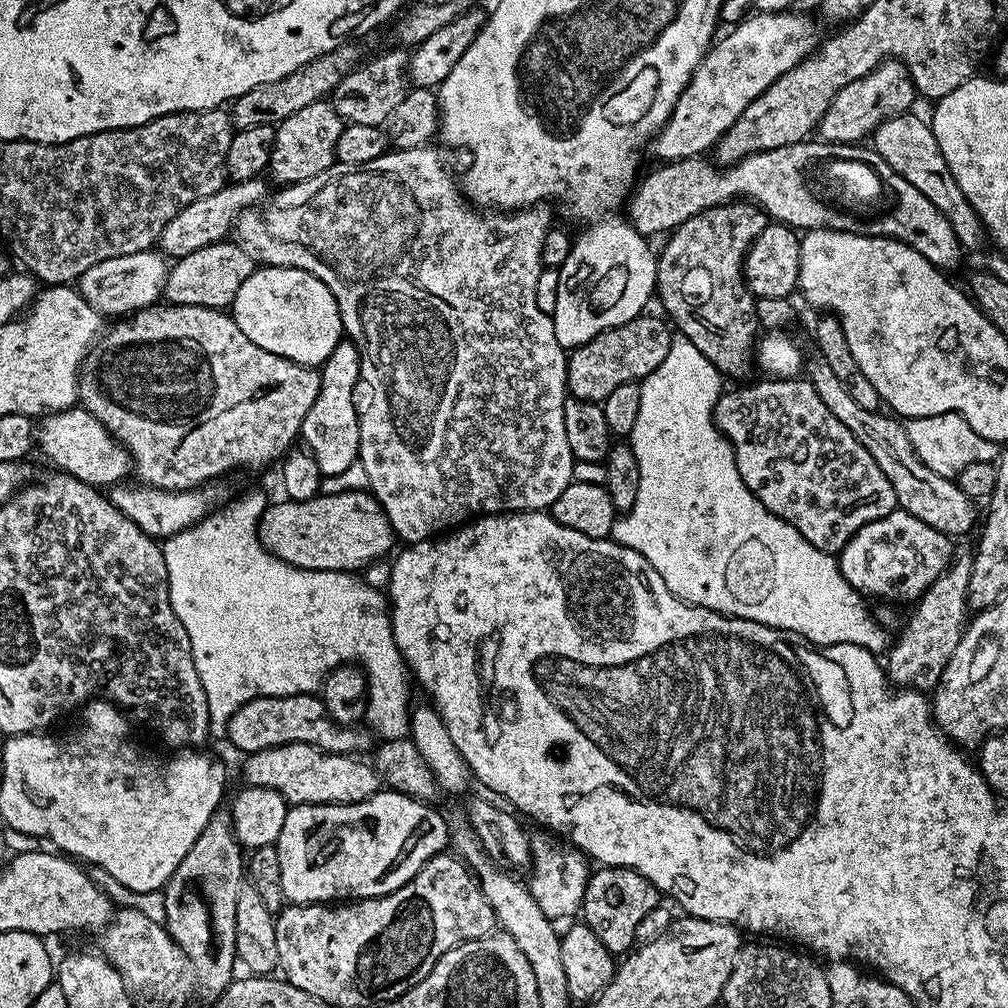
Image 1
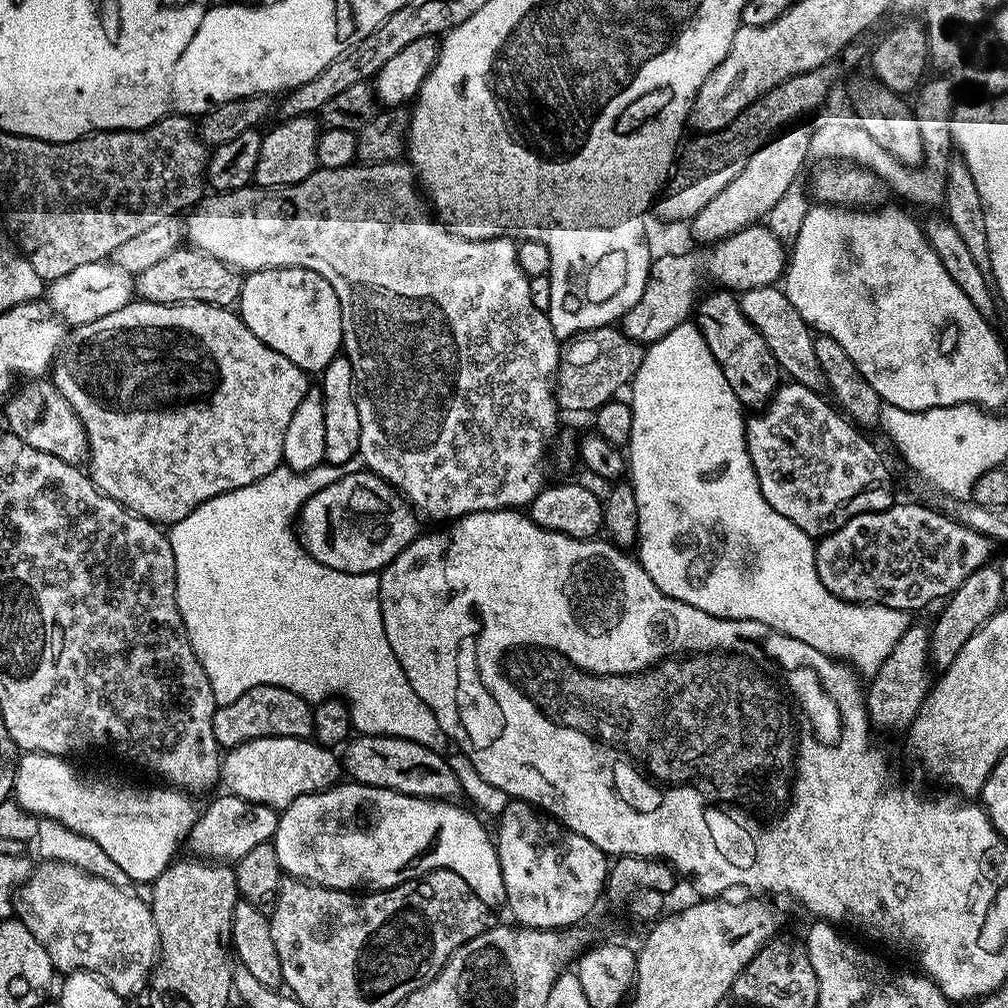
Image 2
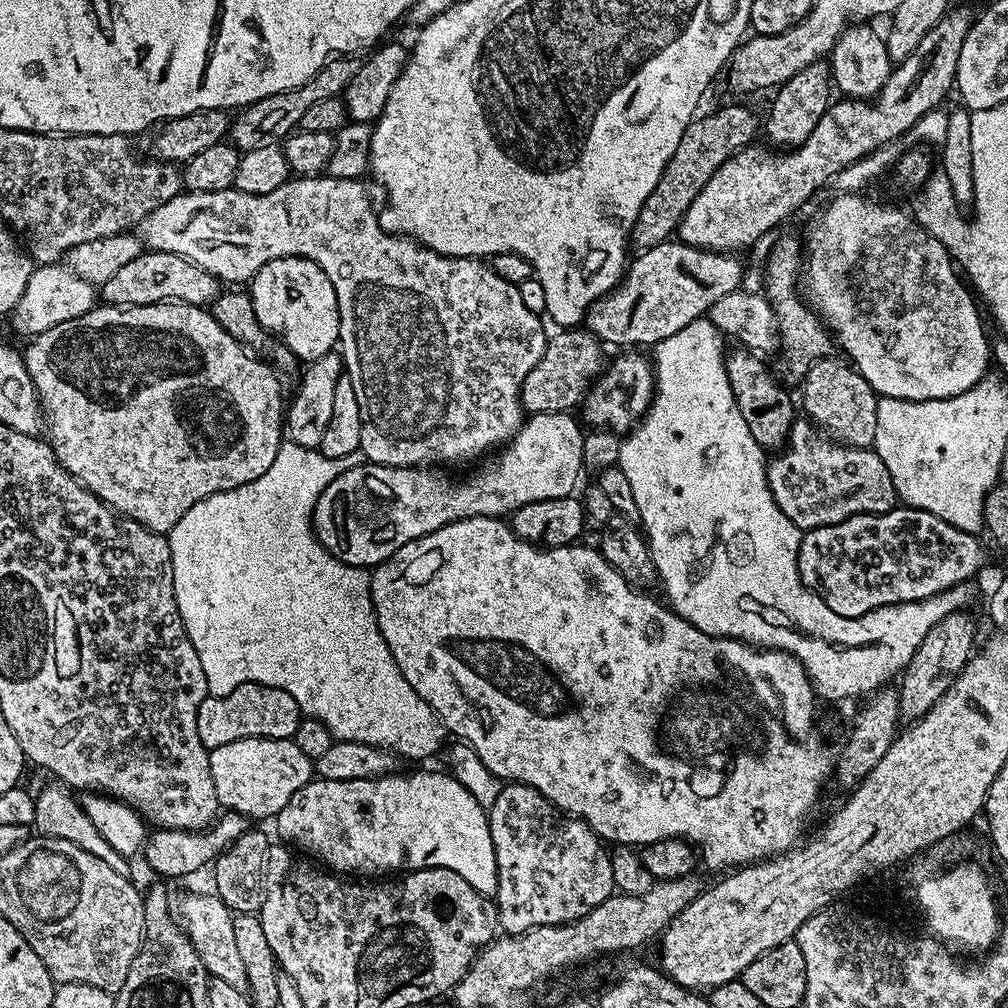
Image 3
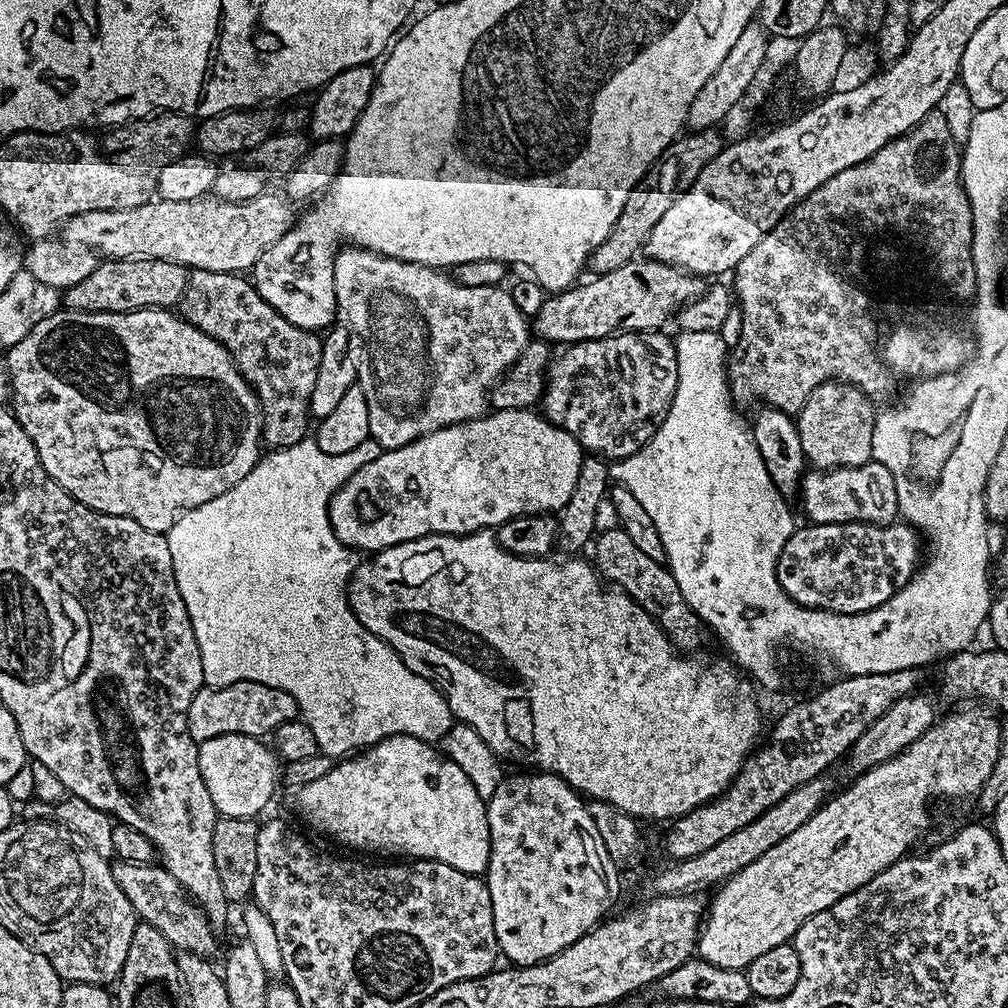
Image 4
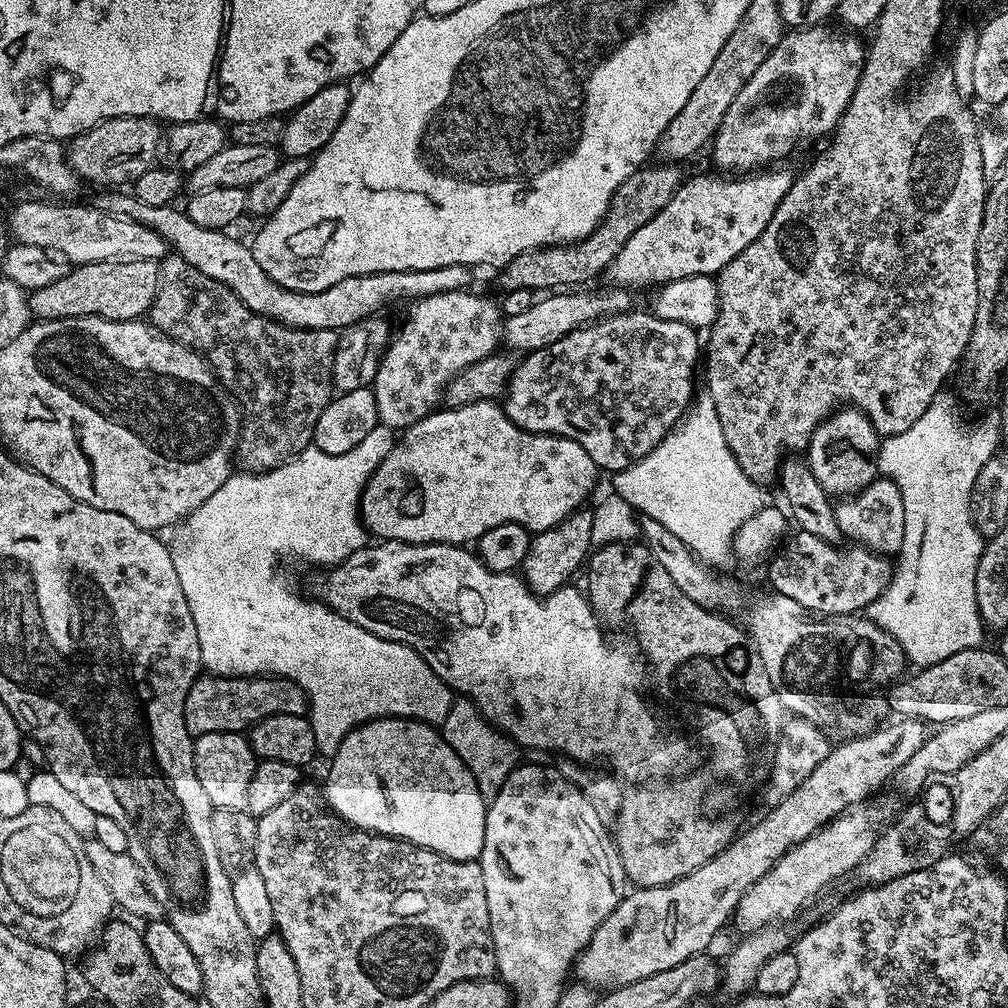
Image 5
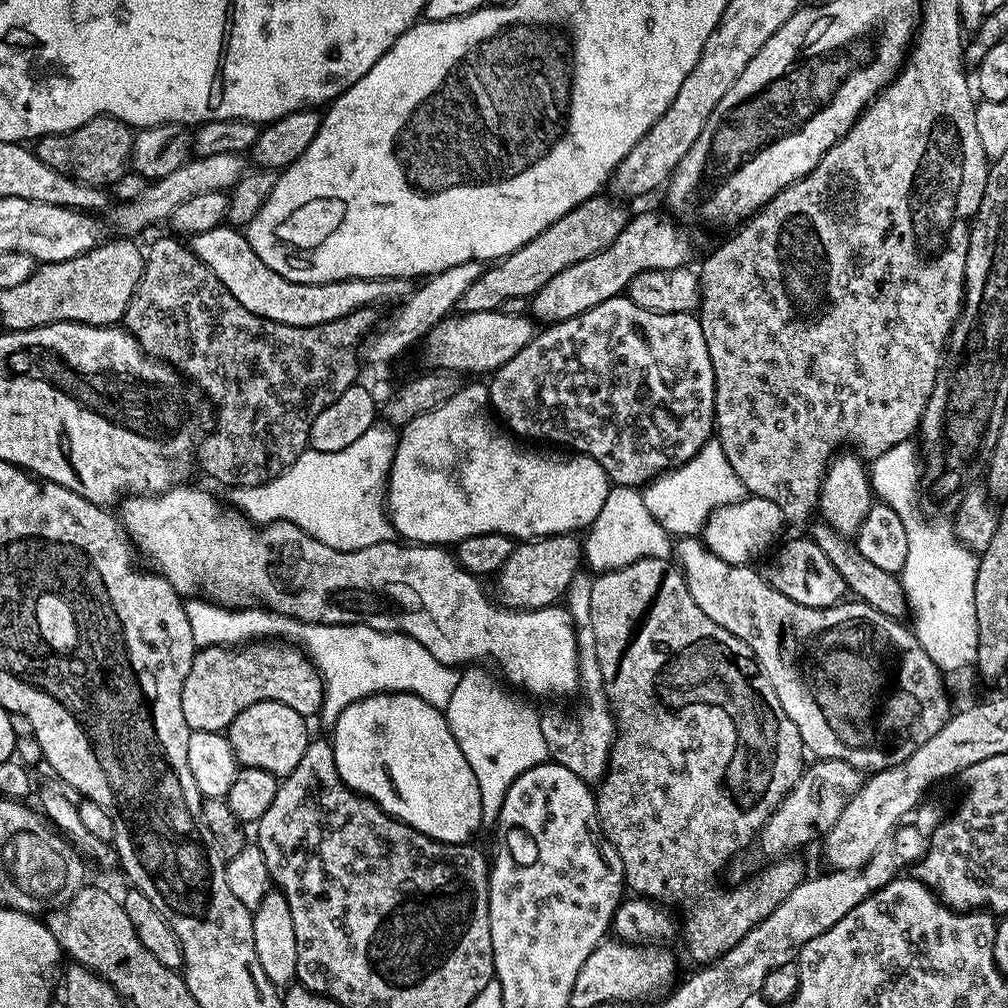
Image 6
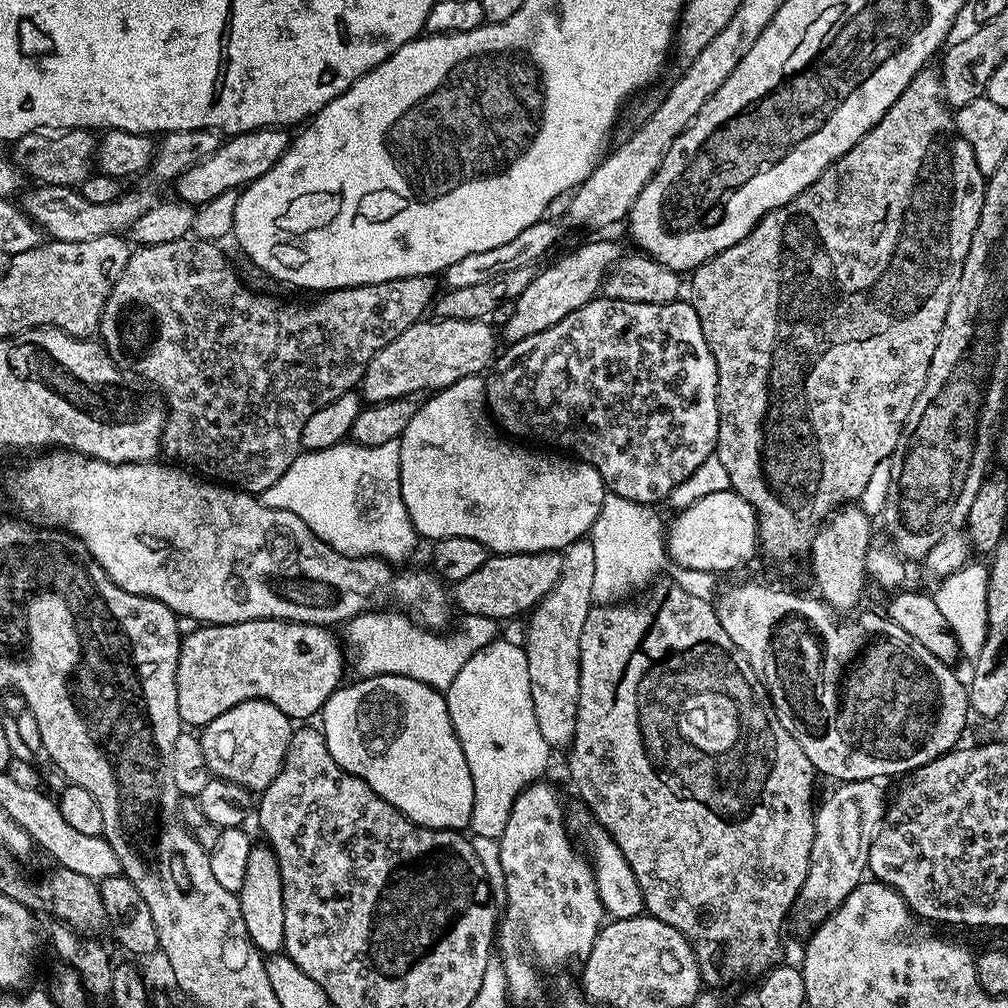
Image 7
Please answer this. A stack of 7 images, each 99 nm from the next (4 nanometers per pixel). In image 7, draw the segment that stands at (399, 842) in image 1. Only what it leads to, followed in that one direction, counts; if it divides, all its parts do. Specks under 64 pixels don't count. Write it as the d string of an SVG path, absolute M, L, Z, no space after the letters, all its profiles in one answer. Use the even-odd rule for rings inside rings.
M366 676L354 680L353 684L345 683L337 688L334 694L330 694L330 698L322 709L322 717L324 716L322 731L326 738L326 746L330 750L334 762L338 762L338 766L342 766L342 770L365 780L370 786L370 790L374 790L374 794L378 794L383 800L390 802L390 806L394 806L402 815L410 817L416 824L421 824L427 828L467 829L471 822L471 811L474 807L474 782L471 781L470 768L467 765L466 755L463 753L459 738L452 729L445 693L428 684L423 684L421 680L402 676Z

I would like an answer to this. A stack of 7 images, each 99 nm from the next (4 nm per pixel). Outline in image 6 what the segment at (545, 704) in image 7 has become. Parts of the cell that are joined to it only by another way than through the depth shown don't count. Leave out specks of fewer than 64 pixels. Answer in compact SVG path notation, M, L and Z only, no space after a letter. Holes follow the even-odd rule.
M581 570L570 582L566 607L572 616L572 625L576 628L576 665L580 671L579 691L584 691L584 700L588 708L580 708L573 716L563 716L560 712L539 713L540 728L546 740L548 755L555 763L574 770L589 786L599 785L608 770L608 756L612 753L612 742L617 729L614 717L604 695L602 666L598 666L598 650L594 646L594 626L590 618L590 590L593 577Z

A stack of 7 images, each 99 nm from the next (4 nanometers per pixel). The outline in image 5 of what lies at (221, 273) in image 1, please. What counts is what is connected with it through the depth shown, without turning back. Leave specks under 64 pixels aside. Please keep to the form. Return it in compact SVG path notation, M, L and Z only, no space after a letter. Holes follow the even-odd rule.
M103 260L93 264L77 264L65 271L58 282L35 289L29 295L28 308L37 321L79 316L138 320L151 308L159 281L160 266L154 260Z

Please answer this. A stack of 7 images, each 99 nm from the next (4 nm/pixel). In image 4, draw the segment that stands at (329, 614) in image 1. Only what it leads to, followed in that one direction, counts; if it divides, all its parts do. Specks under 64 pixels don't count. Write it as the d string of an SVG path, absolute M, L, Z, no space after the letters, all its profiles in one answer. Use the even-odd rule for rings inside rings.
M306 438L289 448L277 448L261 455L260 460L226 494L182 514L178 522L166 533L168 545L170 546L170 558L174 562L174 578L178 590L182 594L182 602L186 602L186 614L190 614L190 622L194 626L194 638L198 638L198 650L202 654L202 674L204 683L209 688L221 688L230 686L234 682L262 682L266 686L274 686L286 690L296 699L296 707L299 715L308 723L310 730L314 730L314 742L318 742L320 752L325 756L333 758L344 758L349 754L359 753L365 748L374 746L391 736L409 736L419 740L429 742L440 742L451 730L454 717L450 706L446 702L444 695L429 682L418 674L414 674L402 662L402 658L388 643L374 634L358 622L352 607L344 604L308 604L308 592L316 596L316 600L332 600L332 596L340 596L340 588L348 590L348 582L352 579L354 570L358 563L358 556L353 549L347 548L334 534L332 523L328 517L328 504L332 501L332 496L339 488L350 479L366 462L378 458L381 454L380 443L374 439L367 439L354 450L346 450L346 454L326 454L316 445L315 439Z

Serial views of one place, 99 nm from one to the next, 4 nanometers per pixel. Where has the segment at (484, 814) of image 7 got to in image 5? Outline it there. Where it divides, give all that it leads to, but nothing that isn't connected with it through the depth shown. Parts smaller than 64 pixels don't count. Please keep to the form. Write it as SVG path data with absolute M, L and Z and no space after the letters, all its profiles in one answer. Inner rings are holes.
M458 698L453 701L450 714L440 726L440 733L444 741L466 762L468 769L475 774L479 792L484 798L491 800L495 797L502 786L502 782L517 765L517 745L486 721L477 706L467 698Z

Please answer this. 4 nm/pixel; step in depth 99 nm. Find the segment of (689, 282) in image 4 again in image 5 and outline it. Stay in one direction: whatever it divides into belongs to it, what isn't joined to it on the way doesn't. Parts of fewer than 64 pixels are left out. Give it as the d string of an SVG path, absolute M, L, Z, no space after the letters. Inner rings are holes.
M619 286L603 287L597 292L560 290L555 294L541 295L544 296L541 300L540 297L533 299L530 310L525 310L523 314L509 316L503 321L503 343L509 344L507 347L513 353L527 354L534 350L542 350L554 342L558 342L558 338L584 327L585 324L591 324L593 320L603 320L605 316L617 316L620 312L633 311L633 293L629 289Z

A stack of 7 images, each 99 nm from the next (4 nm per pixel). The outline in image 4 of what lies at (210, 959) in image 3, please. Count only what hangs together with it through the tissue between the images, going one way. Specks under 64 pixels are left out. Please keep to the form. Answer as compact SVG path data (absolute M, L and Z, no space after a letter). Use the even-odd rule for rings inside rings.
M122 860L112 864L112 873L114 882L122 886L122 894L130 898L130 906L137 917L162 933L172 943L173 949L205 958L215 957L216 932L212 929L213 921L163 866L155 863L131 864Z

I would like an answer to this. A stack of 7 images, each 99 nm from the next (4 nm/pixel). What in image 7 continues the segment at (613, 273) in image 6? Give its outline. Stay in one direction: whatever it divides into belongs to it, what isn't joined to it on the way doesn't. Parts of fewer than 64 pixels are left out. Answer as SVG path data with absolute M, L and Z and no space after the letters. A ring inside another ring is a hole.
M592 240L589 244L580 244L573 252L560 256L549 268L541 267L533 275L530 286L522 290L516 299L514 314L510 322L502 326L502 336L508 344L517 344L522 338L530 338L530 334L538 334L566 318L566 314L574 314L591 300L597 299L604 287L604 277L612 269L612 265L620 259L622 249L612 240Z

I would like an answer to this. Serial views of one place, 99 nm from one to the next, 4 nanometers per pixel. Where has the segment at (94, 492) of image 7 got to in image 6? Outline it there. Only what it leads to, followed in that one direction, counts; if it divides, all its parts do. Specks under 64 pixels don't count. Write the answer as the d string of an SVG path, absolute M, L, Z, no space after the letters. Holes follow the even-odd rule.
M181 486L178 488L171 488L170 490L166 490L165 492L159 492L157 496L146 496L146 497L133 497L127 499L123 504L124 506L124 516L122 515L122 523L125 528L128 530L128 535L131 538L132 542L135 544L135 547L138 549L139 555L140 552L142 555L145 556L146 559L149 560L151 567L155 569L159 575L164 576L170 582L170 586L175 590L176 593L179 594L181 598L196 598L203 594L207 599L211 600L213 603L220 605L222 608L235 608L237 610L241 608L254 608L254 607L261 607L269 612L277 612L280 615L289 616L291 619L298 619L304 623L314 623L319 625L325 624L365 624L367 627L372 627L376 631L384 631L384 632L398 632L402 635L408 635L410 638L415 640L416 642L420 642L422 646L426 648L430 652L430 654L434 654L434 658L438 658L438 662L442 662L443 664L451 664L453 666L476 666L479 665L481 662L480 660L489 660L492 664L497 664L500 667L500 672L502 675L505 676L506 679L509 680L510 683L513 684L511 687L513 689L521 688L524 692L529 692L532 696L568 696L573 691L574 693L577 691L578 685L580 683L580 671L578 670L578 666L576 665L576 628L572 625L572 616L568 612L567 607L564 606L553 606L550 608L536 608L533 612L525 612L523 610L517 610L515 608L505 608L501 606L493 597L490 595L488 597L488 592L486 589L483 588L481 577L475 576L474 574L470 574L466 571L466 569L460 565L459 562L456 561L455 555L447 547L444 546L425 546L423 544L413 544L411 542L393 542L392 540L387 540L386 542L382 542L381 544L375 544L374 546L366 546L362 550L354 550L353 552L343 552L342 550L334 550L330 546L326 546L322 542L318 542L318 538L314 538L310 534L306 534L306 530L302 530L298 526L294 526L290 522L286 522L285 520L279 520L278 522L274 522L273 524L261 524L259 526L252 523L251 520L248 519L247 516L244 515L243 512L229 506L227 503L219 504L218 501L215 500L214 497L211 496L208 492L203 492L200 488L188 488L192 486Z

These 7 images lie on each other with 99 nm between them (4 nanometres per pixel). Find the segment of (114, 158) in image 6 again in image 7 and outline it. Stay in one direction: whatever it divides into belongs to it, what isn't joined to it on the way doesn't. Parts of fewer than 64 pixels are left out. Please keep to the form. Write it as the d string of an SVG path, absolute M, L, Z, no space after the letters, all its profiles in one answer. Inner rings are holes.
M70 128L49 134L44 130L27 132L11 141L12 163L37 185L53 184L76 188L94 171L97 137L86 128ZM93 136L93 137L92 137Z

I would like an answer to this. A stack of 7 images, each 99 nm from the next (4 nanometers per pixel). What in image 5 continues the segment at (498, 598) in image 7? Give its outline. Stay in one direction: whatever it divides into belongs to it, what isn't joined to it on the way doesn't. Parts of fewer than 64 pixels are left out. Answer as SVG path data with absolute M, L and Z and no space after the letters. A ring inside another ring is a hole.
M581 506L572 512L555 528L535 533L532 545L522 565L522 579L531 592L537 596L549 596L569 583L568 580L576 571L585 567L586 561L593 551L592 531L594 530L594 514L592 508Z

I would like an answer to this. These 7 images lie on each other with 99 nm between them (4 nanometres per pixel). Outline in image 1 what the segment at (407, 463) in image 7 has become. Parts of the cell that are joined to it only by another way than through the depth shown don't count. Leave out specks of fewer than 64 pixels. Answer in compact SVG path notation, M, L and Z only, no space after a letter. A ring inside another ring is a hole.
M371 491L318 494L309 500L284 498L281 501L264 509L258 531L264 547L290 566L315 572L355 573L393 551L392 523Z

